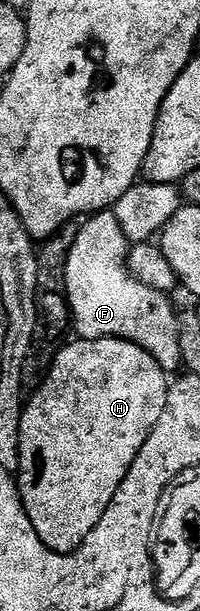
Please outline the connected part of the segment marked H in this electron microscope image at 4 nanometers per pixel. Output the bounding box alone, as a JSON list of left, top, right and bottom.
[17,339,169,555]

